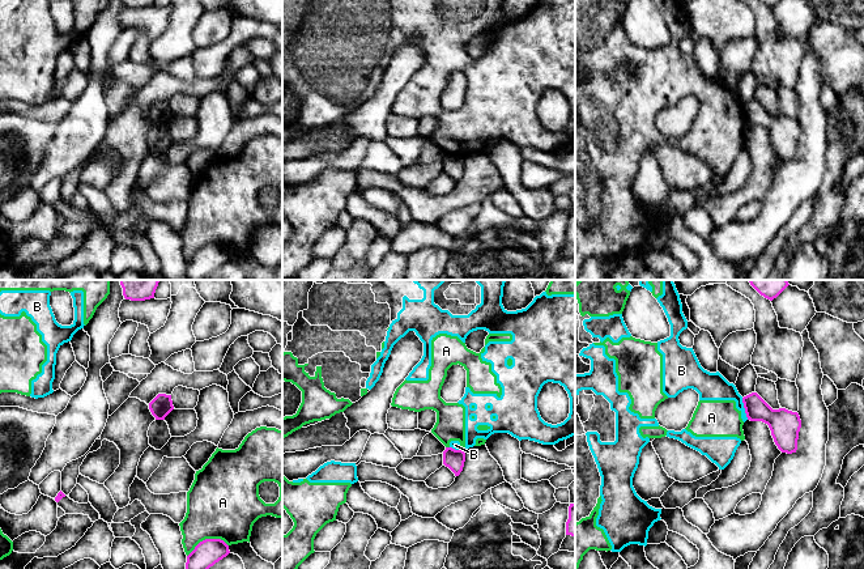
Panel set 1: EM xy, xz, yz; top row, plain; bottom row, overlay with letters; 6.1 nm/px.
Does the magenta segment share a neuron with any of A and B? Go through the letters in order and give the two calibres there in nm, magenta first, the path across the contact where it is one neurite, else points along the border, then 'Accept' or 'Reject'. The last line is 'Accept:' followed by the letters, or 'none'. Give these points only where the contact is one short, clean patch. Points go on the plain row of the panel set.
A: Thickness 160 nm (magenta) against 440 nm. Reject
B: Thickness 160 nm (magenta) against 180 nm. Reject
Accept: none

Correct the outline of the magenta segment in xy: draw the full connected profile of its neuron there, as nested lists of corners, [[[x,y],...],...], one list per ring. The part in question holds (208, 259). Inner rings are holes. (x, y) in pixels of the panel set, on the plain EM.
[[[205,246],[187,263],[187,280],[205,280],[210,273],[230,260],[229,252],[221,246]]]

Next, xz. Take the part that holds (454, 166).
[[[446,154],[443,158],[443,171],[448,174],[455,183],[459,183],[463,178],[465,169],[465,158],[455,157],[452,154]]]

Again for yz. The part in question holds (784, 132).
[[[757,99],[742,105],[748,127],[769,132],[775,152],[782,160],[797,157],[801,127],[797,119],[786,115],[773,116]]]

